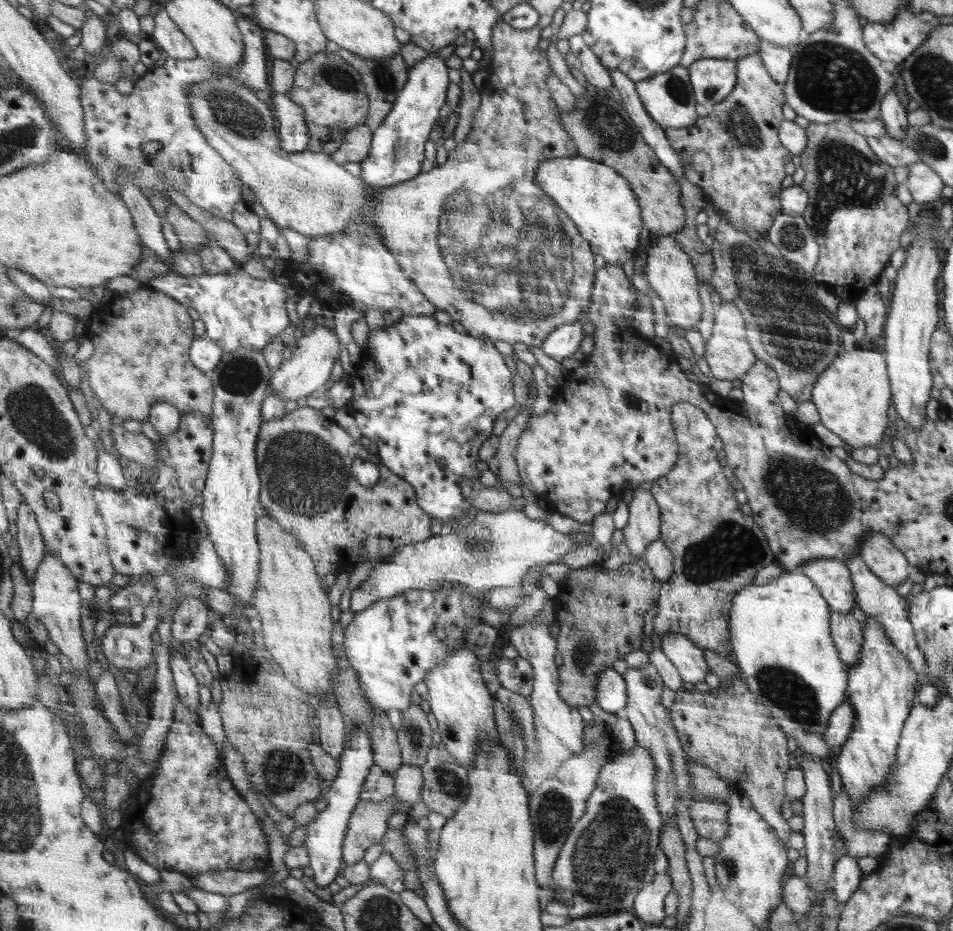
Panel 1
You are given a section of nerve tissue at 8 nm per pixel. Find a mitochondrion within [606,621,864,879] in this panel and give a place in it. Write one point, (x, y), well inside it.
(788, 691)

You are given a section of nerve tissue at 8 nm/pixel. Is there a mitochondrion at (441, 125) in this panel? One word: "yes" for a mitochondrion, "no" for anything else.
no

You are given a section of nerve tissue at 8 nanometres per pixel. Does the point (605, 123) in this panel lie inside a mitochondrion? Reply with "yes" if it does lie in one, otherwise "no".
yes

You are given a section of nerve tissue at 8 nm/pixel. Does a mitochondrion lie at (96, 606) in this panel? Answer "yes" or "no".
no

